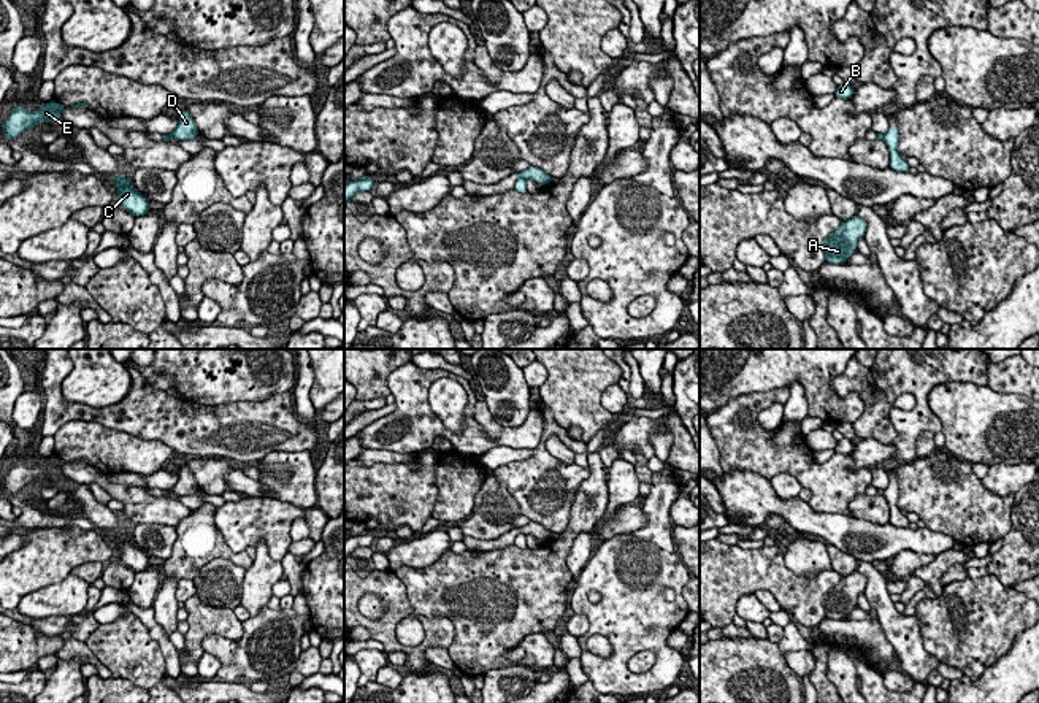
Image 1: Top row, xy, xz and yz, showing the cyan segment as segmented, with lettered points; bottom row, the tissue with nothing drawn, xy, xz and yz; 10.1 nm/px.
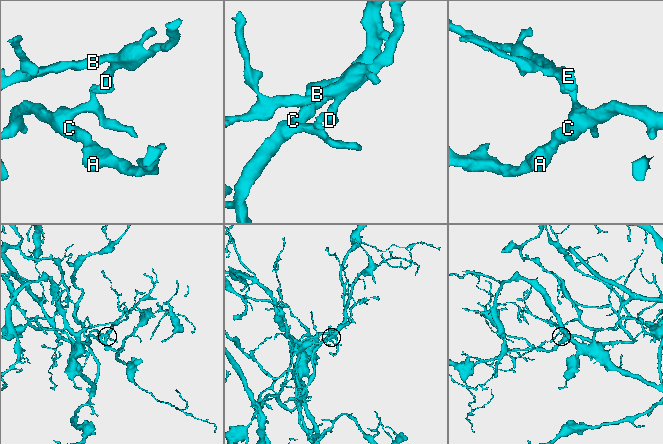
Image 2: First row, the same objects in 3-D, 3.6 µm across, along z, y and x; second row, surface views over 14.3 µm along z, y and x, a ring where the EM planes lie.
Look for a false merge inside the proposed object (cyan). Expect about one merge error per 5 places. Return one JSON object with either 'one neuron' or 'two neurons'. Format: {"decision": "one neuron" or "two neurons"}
{"decision": "two neurons"}

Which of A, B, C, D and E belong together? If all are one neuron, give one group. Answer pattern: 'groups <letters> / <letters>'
groups A C / B D E

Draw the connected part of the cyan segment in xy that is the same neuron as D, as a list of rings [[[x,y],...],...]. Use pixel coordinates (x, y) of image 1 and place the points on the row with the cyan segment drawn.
[[[184,108],[181,111],[181,116],[179,116],[179,121],[178,121],[178,127],[168,135],[168,138],[178,138],[181,141],[186,141],[186,140],[194,140],[197,138],[200,133],[198,133],[198,129],[195,125],[195,121],[190,117],[187,108]]]

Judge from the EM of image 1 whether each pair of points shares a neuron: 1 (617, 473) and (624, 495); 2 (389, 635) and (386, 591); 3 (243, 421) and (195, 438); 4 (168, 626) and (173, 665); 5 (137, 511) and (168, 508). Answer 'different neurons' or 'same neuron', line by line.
1: same neuron
2: same neuron
3: same neuron
4: different neurons
5: same neuron

